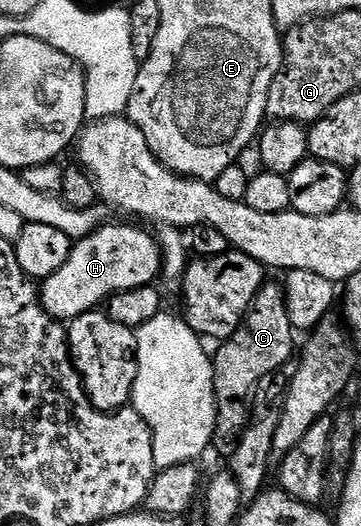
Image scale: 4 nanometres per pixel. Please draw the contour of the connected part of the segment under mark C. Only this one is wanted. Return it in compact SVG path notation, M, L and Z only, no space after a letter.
M268 280L257 291L257 295L255 296L255 298L253 299L253 303L251 304L251 310L248 311L247 316L243 319L243 322L239 324L239 330L237 330L237 332L231 337L226 338L226 340L224 340L222 344L220 344L223 346L221 346L220 349L217 351L214 350L213 353L213 364L215 366L215 402L219 405L219 419L215 424L215 440L213 442L214 448L216 450L219 448L220 451L224 453L224 455L230 455L234 453L236 447L238 447L239 445L239 439L240 437L242 437L244 429L248 428L249 418L252 416L253 413L252 406L249 404L249 402L252 400L251 392L253 392L259 384L260 388L260 386L262 386L264 382L266 382L268 378L270 378L272 375L275 375L275 373L278 374L280 370L282 370L283 366L288 364L288 362L292 360L293 354L296 352L297 349L297 341L295 345L295 336L297 336L297 330L295 329L293 323L290 321L289 307L287 306L286 291L284 289L284 286L280 284L280 282L278 285L277 282Z

